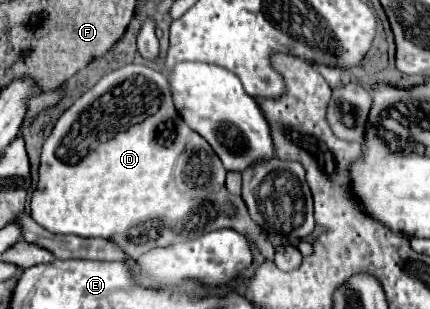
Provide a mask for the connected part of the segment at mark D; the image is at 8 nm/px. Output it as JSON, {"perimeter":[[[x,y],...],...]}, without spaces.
{"perimeter":[[[126,64],[102,76],[58,118],[42,148],[40,182],[32,194],[30,216],[54,234],[108,238],[132,258],[218,228],[238,230],[256,242],[264,258],[272,258],[272,244],[266,240],[262,228],[250,220],[242,198],[226,190],[224,178],[226,170],[212,146],[180,118],[172,102],[168,78],[144,64]]]}

